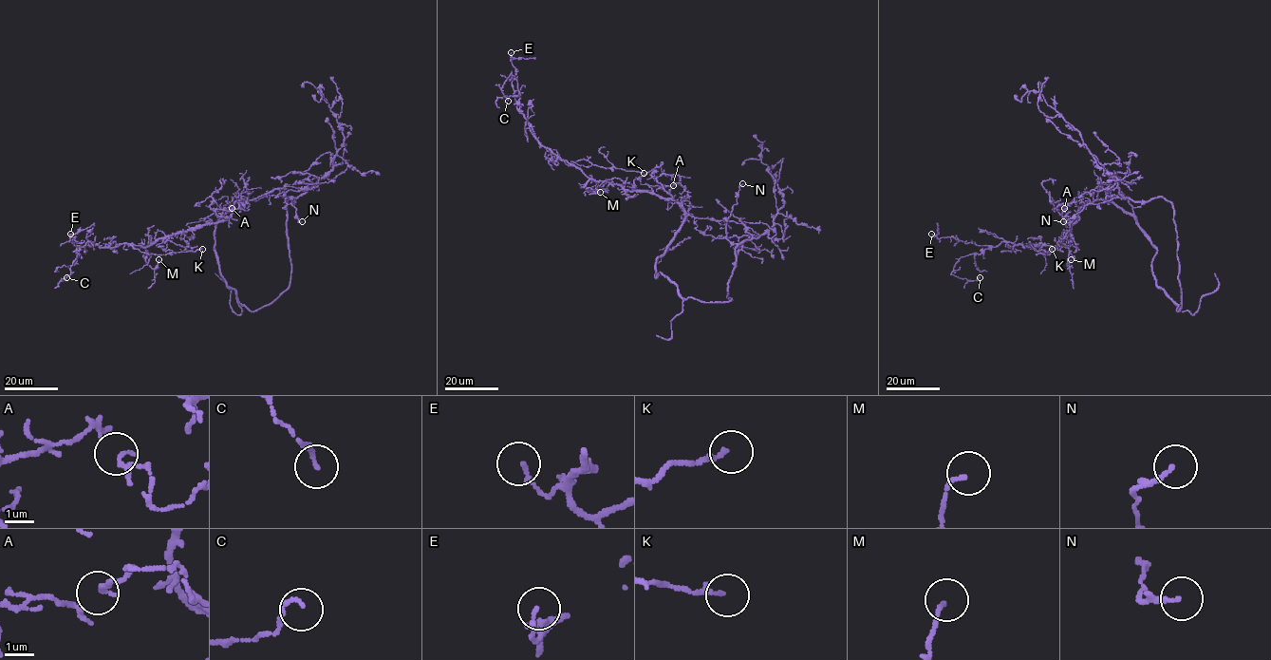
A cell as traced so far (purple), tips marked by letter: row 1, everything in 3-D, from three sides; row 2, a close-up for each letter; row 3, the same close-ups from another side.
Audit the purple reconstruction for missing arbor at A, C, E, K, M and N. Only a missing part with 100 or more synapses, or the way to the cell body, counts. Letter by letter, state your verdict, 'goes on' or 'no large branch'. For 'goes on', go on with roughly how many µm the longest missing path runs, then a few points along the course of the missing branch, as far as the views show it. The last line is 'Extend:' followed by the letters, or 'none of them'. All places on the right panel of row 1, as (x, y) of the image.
A: no large branch
C: no large branch
E: no large branch
K: no large branch
M: no large branch
N: no large branch
Extend: none of them

